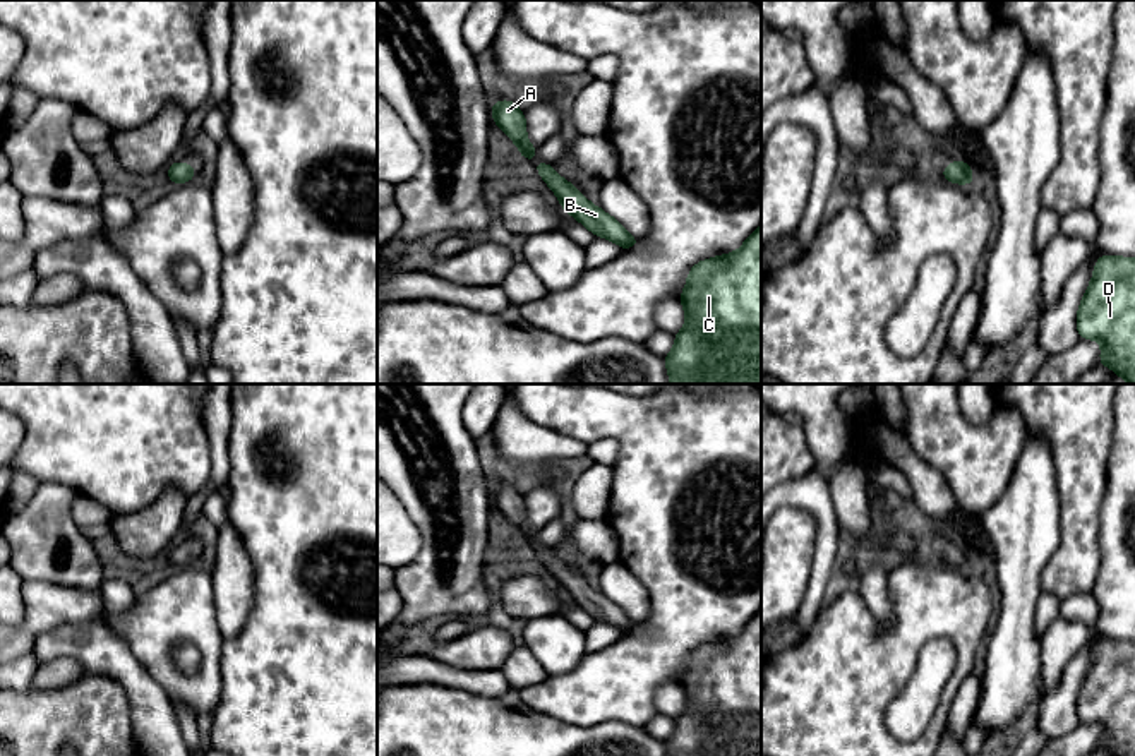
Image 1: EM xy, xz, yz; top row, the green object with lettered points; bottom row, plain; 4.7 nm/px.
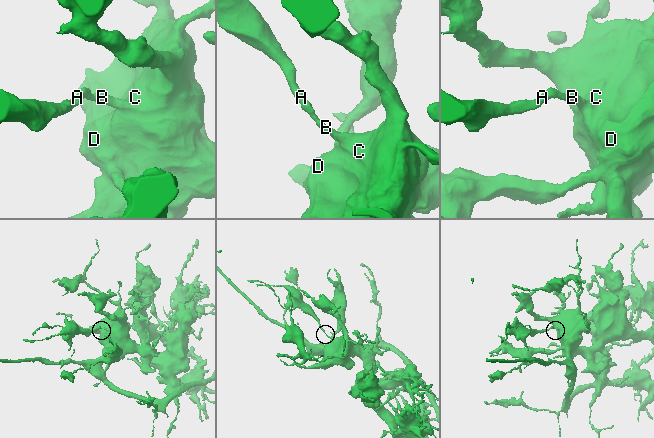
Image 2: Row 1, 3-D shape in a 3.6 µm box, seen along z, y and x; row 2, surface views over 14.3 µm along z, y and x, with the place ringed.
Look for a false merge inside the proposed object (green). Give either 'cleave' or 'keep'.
keep

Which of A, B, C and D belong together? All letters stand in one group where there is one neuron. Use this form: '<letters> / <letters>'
A B C D

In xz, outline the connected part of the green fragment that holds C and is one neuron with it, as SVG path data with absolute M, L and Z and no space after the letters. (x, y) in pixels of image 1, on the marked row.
M761 225L737 252L696 262L679 302L686 326L664 357L670 384L761 384Z

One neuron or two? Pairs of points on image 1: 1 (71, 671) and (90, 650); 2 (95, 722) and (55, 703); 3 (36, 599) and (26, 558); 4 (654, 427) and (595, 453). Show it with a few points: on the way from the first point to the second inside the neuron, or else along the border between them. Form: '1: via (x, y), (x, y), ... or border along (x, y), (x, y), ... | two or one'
1: border along (38, 667), (59, 657), (74, 657), (86, 669) | two
2: via (84, 717), (66, 714) | one
3: border along (24, 580), (47, 580), (71, 587) | two
4: border along (588, 443), (614, 439), (619, 446), (618, 460) | two

